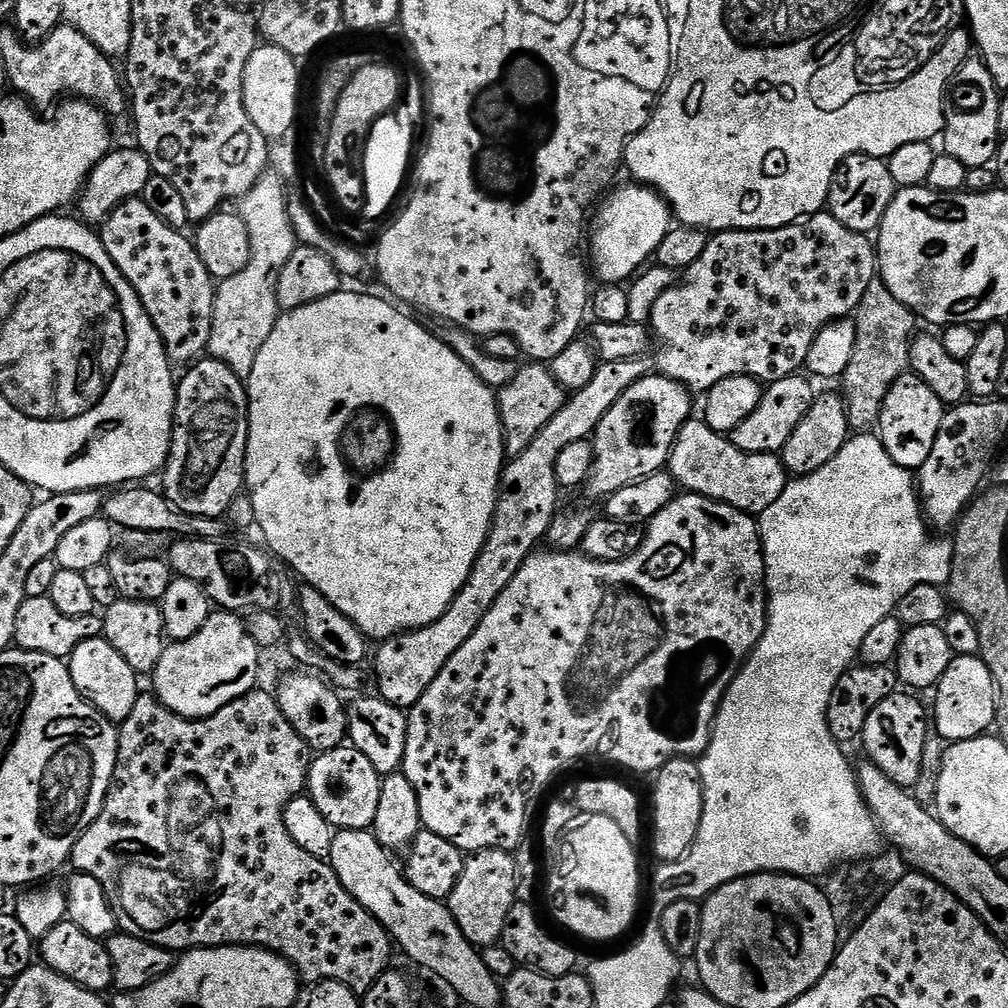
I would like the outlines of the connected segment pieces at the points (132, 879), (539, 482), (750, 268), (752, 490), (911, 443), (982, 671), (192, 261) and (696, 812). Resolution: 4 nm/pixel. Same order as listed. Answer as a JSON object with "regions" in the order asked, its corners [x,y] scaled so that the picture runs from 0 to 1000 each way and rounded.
{"regions":[[[[251,685],[240,692],[220,700],[220,704],[203,714],[187,714],[184,710],[173,708],[165,699],[156,694],[154,689],[140,688],[135,693],[133,704],[129,704],[129,712],[118,719],[119,735],[117,736],[117,752],[113,764],[112,779],[107,783],[101,804],[91,818],[77,831],[69,850],[69,857],[75,865],[89,867],[89,871],[97,871],[101,875],[101,883],[105,883],[105,891],[115,908],[118,924],[127,925],[131,929],[141,931],[158,940],[165,940],[172,946],[182,946],[192,940],[221,940],[223,938],[253,938],[275,944],[287,952],[297,964],[299,973],[313,978],[319,972],[330,972],[347,978],[353,987],[360,990],[371,978],[375,967],[373,956],[385,958],[391,945],[391,934],[385,925],[362,901],[347,887],[347,883],[339,879],[335,867],[328,861],[325,853],[312,851],[312,847],[304,847],[292,831],[288,831],[288,823],[284,823],[282,802],[293,790],[303,785],[308,761],[308,743],[306,737],[288,720],[284,708],[280,708],[278,697],[269,686]]],[[[614,357],[604,361],[596,360],[591,366],[589,375],[577,387],[566,390],[561,396],[558,407],[534,427],[534,435],[518,446],[518,450],[507,453],[501,459],[500,470],[496,473],[496,497],[492,500],[492,509],[488,515],[488,525],[470,558],[470,565],[466,573],[462,573],[462,581],[446,597],[442,609],[435,613],[435,617],[427,617],[427,621],[413,623],[409,627],[398,627],[380,636],[373,647],[373,679],[375,689],[383,696],[402,704],[408,704],[423,688],[427,677],[435,673],[438,661],[450,653],[450,649],[474,625],[474,617],[494,597],[494,589],[506,581],[506,573],[514,569],[524,553],[533,547],[534,541],[541,535],[544,523],[554,507],[552,495],[558,491],[558,485],[552,479],[552,459],[554,450],[565,442],[565,438],[583,437],[590,430],[599,412],[613,399],[613,395],[629,379],[644,372],[644,358]]],[[[820,208],[801,215],[797,220],[782,222],[778,226],[711,230],[703,237],[700,248],[696,248],[696,256],[692,256],[692,260],[680,266],[673,281],[663,286],[661,292],[653,296],[653,300],[649,300],[645,325],[654,341],[656,337],[655,346],[653,346],[654,341],[650,346],[651,361],[655,364],[652,365],[654,372],[671,377],[688,391],[702,389],[712,379],[716,379],[716,375],[725,373],[743,373],[759,382],[772,379],[781,373],[789,373],[801,362],[804,343],[808,343],[808,335],[811,331],[825,318],[844,314],[848,311],[851,300],[855,300],[855,292],[859,292],[859,284],[863,284],[863,280],[870,277],[870,274],[871,259],[866,239],[856,230],[848,230],[835,224],[835,220],[831,220],[831,216],[827,216]]],[[[685,415],[677,423],[673,435],[667,439],[661,464],[680,489],[723,500],[747,514],[772,498],[784,475],[773,451],[732,446],[721,432],[704,427],[704,423],[694,415]]],[[[907,371],[892,373],[883,383],[879,391],[879,399],[875,399],[871,432],[879,442],[883,454],[891,458],[891,462],[902,466],[911,466],[923,454],[923,446],[927,446],[927,435],[935,423],[935,415],[938,402]]],[[[971,651],[945,652],[942,661],[938,663],[938,668],[932,675],[925,689],[927,689],[927,708],[925,707],[927,724],[939,737],[958,735],[962,732],[977,729],[987,719],[988,678],[985,675],[985,670],[982,669],[981,662]]],[[[138,196],[118,202],[98,223],[97,233],[105,252],[109,252],[113,264],[129,280],[145,312],[149,312],[167,356],[175,363],[187,363],[199,356],[208,339],[214,282],[194,250],[193,241],[188,235],[186,238],[180,227],[165,224]]],[[[674,750],[672,754],[661,756],[655,765],[650,767],[651,779],[647,782],[647,810],[645,806],[645,821],[647,817],[647,845],[652,849],[652,854],[676,853],[683,846],[688,831],[692,827],[692,819],[696,815],[698,803],[698,781],[694,759],[689,753]]]]}

